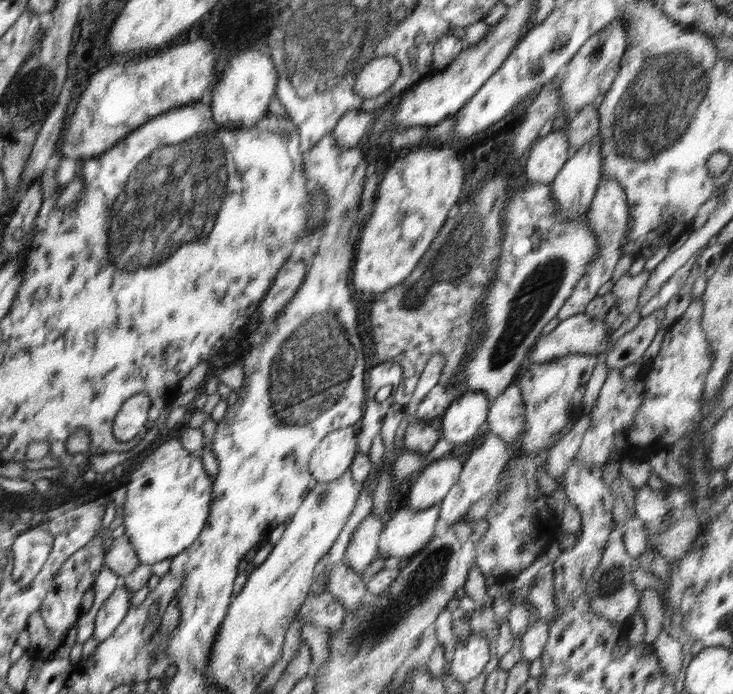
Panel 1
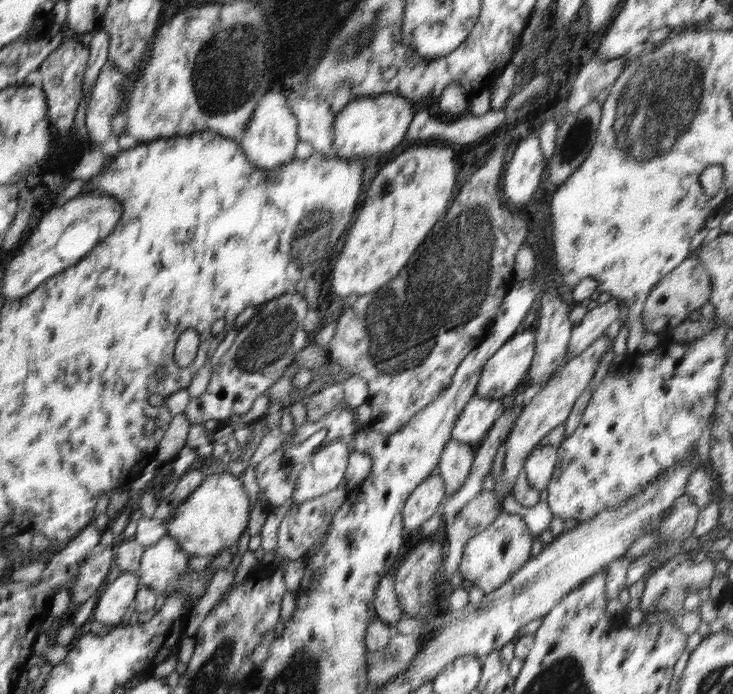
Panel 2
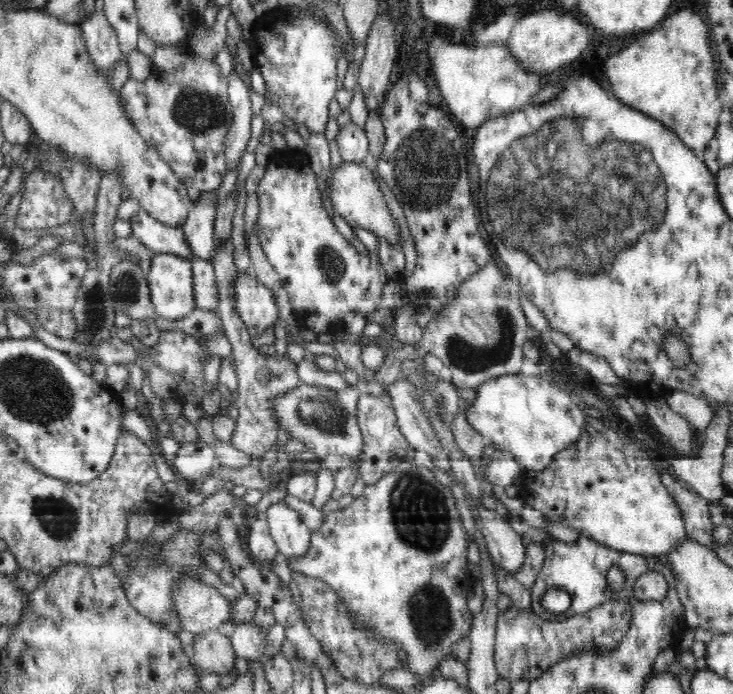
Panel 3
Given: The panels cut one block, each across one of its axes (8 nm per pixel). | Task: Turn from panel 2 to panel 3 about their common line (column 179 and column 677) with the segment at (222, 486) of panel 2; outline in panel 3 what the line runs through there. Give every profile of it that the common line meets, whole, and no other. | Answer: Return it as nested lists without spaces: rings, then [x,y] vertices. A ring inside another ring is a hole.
[[[588,418],[582,436],[570,448],[556,454],[547,468],[537,472],[528,494],[520,492],[517,496],[528,506],[540,510],[545,521],[574,528],[604,547],[652,558],[667,555],[688,538],[684,519],[662,483],[659,468],[652,459],[637,454],[636,446],[640,446],[640,442],[633,442],[618,425],[611,424],[609,420],[600,422]]]

